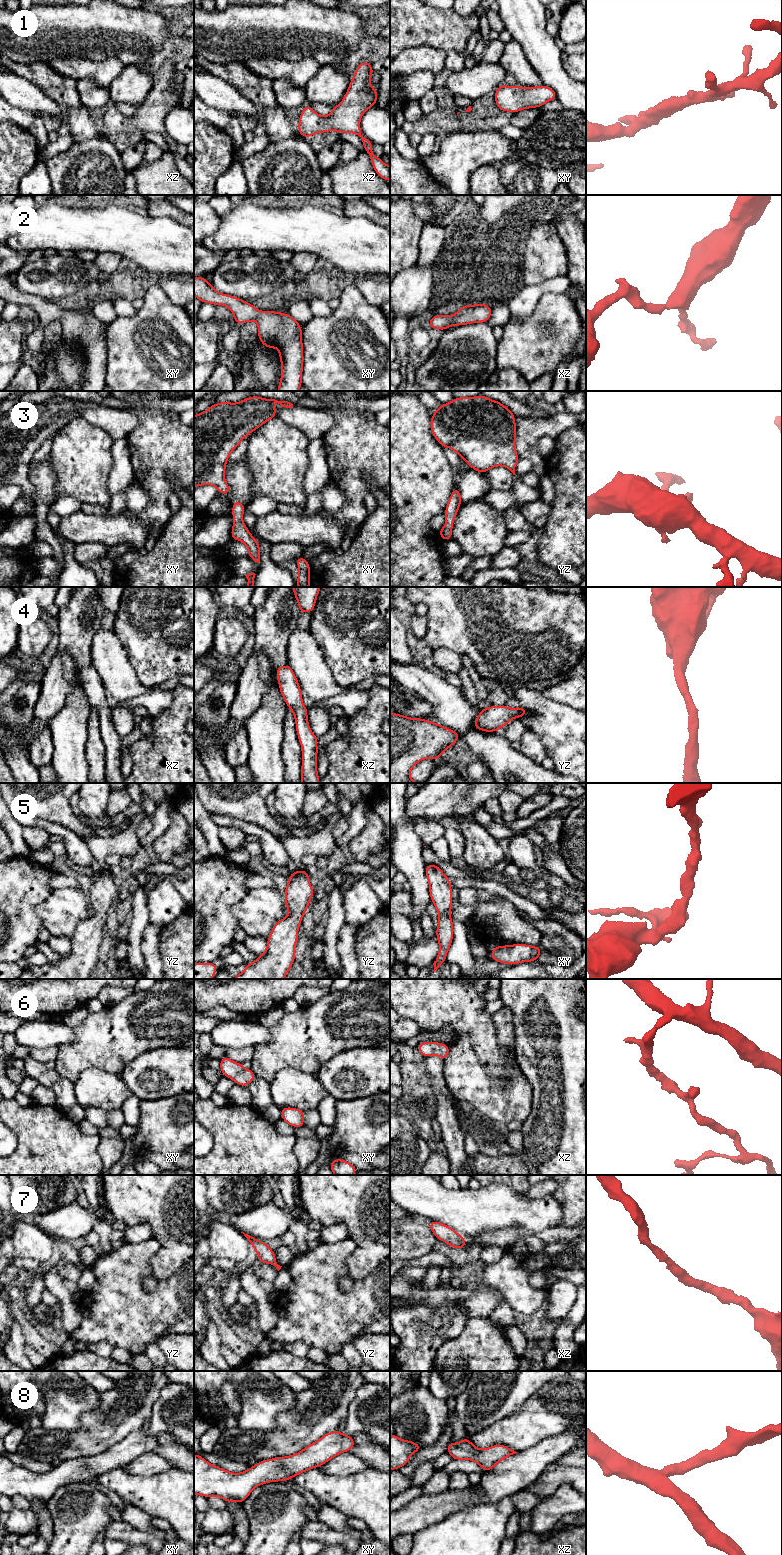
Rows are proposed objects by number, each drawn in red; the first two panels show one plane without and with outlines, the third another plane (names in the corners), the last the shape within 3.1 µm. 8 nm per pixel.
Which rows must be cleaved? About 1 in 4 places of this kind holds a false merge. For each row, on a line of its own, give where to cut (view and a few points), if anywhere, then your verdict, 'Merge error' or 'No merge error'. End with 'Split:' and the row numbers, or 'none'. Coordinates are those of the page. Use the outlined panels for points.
1: No split. No merge error
2: No split. No merge error
3: No split. No merge error
4: No split. No merge error
5: No split. No merge error
6: No split. No merge error
7: No split. No merge error
8: No split. No merge error
Split: none

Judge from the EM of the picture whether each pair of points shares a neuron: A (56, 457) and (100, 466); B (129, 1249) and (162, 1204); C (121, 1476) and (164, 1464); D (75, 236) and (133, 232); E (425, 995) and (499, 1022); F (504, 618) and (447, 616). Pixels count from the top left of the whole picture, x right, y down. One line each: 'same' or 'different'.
A: same
B: different
C: different
D: same
E: different
F: same

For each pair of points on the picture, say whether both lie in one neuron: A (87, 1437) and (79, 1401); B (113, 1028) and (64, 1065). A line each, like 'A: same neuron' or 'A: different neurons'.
A: different neurons
B: same neuron

